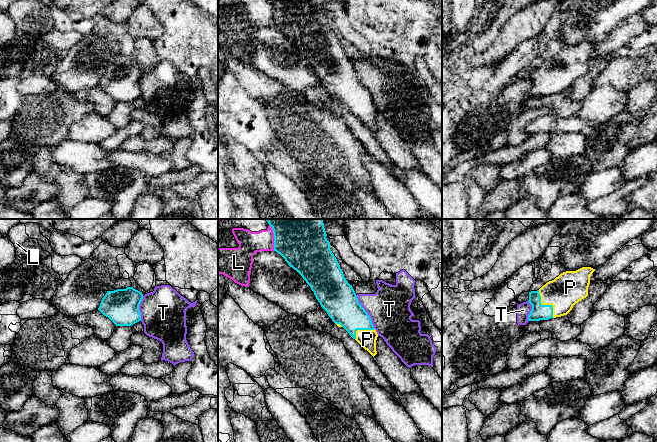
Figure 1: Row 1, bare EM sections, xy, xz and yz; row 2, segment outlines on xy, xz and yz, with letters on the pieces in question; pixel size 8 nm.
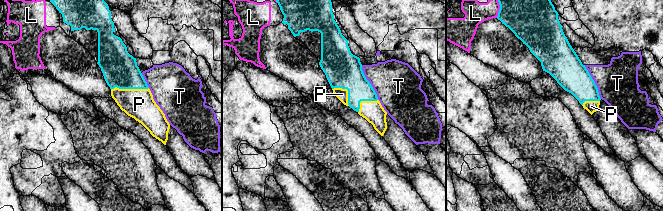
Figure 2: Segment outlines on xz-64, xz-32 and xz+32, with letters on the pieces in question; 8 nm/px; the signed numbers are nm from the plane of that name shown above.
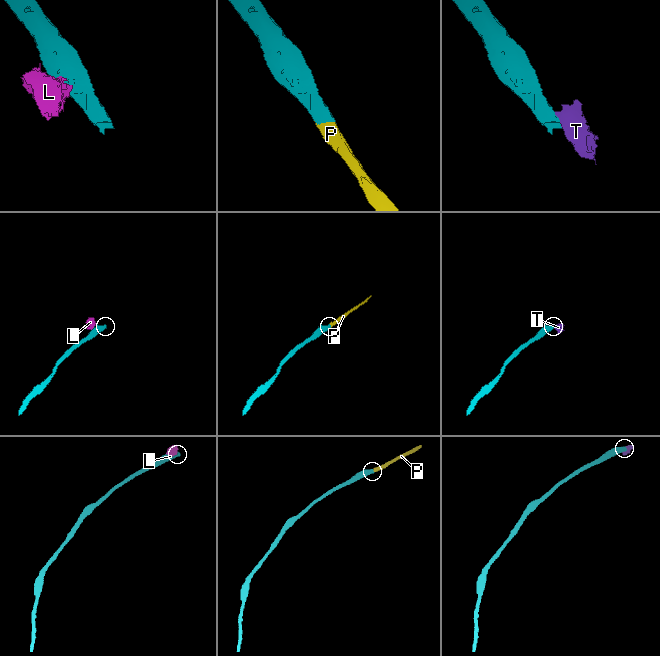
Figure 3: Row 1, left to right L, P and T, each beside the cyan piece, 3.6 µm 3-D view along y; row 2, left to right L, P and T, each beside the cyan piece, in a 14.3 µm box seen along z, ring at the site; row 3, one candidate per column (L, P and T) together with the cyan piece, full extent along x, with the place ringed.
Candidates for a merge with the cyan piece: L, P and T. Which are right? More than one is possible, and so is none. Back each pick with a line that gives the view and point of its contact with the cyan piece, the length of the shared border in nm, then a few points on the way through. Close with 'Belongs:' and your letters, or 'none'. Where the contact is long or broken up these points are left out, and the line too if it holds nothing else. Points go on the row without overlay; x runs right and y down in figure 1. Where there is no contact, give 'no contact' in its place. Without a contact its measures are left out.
P: yz (546, 81) | 260 nm
Belongs: P

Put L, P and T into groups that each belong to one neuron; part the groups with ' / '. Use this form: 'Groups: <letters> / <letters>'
Groups: L / P / T

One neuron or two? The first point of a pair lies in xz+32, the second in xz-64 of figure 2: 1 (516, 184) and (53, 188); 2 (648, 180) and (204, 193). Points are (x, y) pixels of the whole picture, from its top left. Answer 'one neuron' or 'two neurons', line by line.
1: two neurons
2: one neuron

